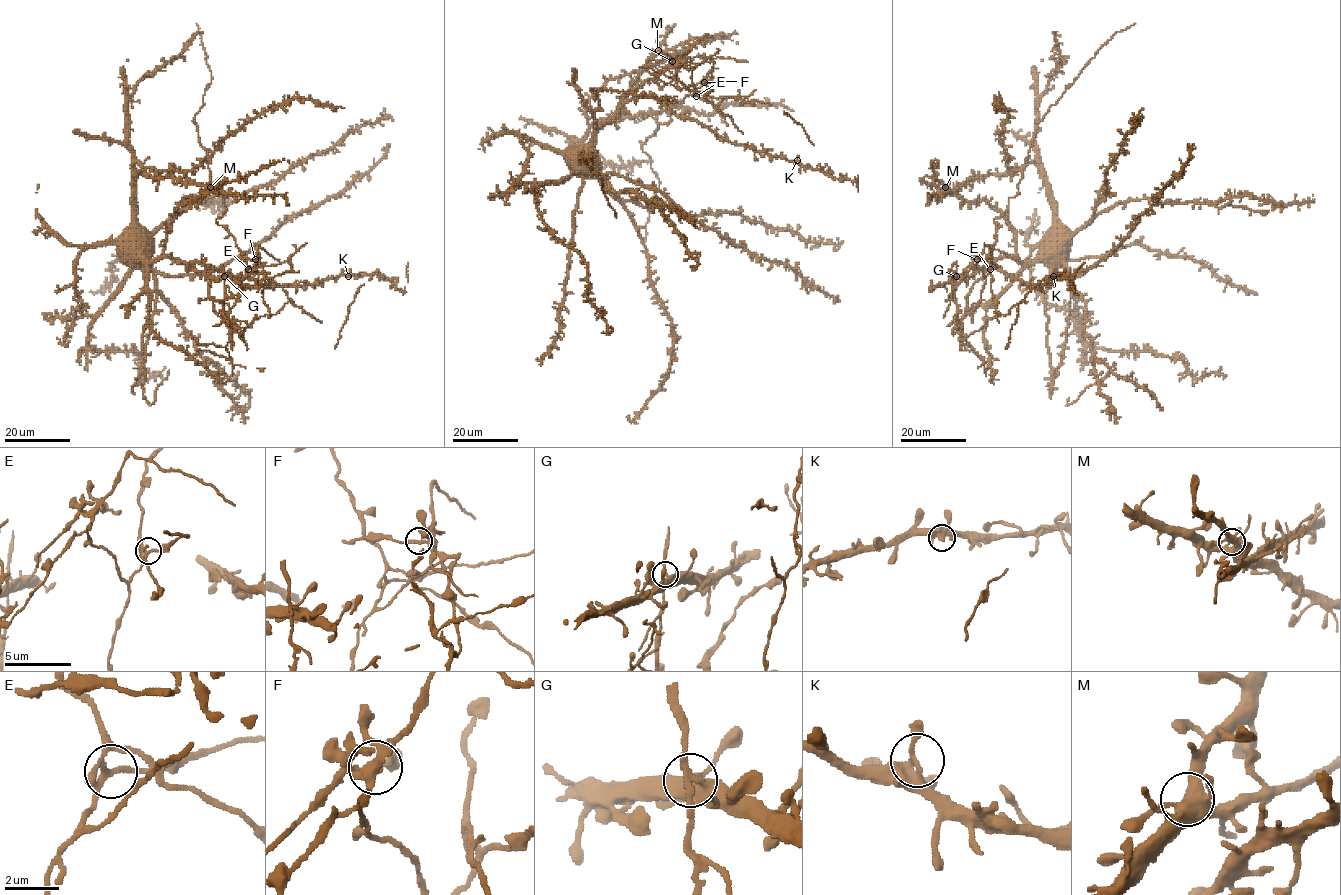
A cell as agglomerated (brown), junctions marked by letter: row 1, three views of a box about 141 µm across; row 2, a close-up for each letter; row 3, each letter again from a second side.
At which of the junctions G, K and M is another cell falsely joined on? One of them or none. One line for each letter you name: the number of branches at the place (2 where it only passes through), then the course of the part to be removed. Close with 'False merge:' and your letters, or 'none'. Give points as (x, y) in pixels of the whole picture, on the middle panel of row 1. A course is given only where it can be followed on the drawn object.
G: 3 | (672, 61), (714, 62), (695, 94), (672, 106), (663, 100), (674, 113), (642, 146), (659, 186), (644, 242)
False merge: G

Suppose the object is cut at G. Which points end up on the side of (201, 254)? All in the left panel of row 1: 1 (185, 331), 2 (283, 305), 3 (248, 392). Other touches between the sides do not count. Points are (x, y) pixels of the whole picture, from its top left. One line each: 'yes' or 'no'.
1: yes
2: no
3: yes

